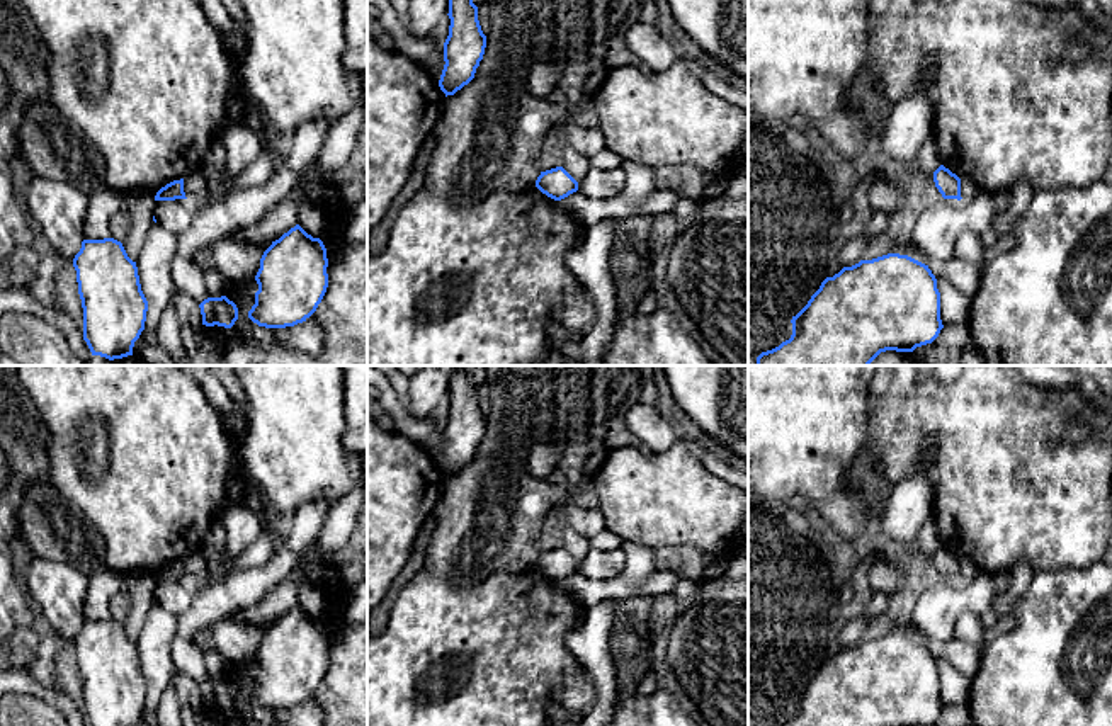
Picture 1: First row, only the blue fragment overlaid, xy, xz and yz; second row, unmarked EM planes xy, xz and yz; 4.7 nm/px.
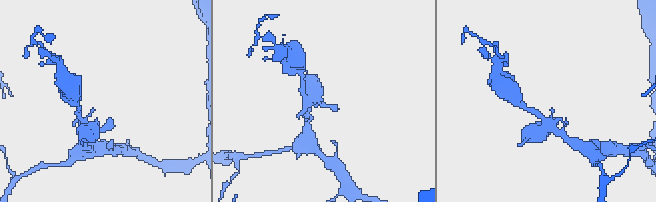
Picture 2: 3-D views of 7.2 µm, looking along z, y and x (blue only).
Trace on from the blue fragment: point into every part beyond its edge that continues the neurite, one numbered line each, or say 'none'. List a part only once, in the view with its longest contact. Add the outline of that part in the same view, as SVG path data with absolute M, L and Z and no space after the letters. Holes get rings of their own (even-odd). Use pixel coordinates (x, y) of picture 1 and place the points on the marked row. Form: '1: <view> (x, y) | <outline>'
none

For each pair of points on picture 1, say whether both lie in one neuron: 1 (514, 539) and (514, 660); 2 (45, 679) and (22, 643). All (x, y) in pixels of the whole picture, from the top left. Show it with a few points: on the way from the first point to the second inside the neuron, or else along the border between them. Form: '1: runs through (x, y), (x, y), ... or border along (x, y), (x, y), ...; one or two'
1: border along (534, 563), (524, 568), (500, 568), (476, 584); two
2: border along (41, 638), (36, 648), (36, 660), (28, 670); two

